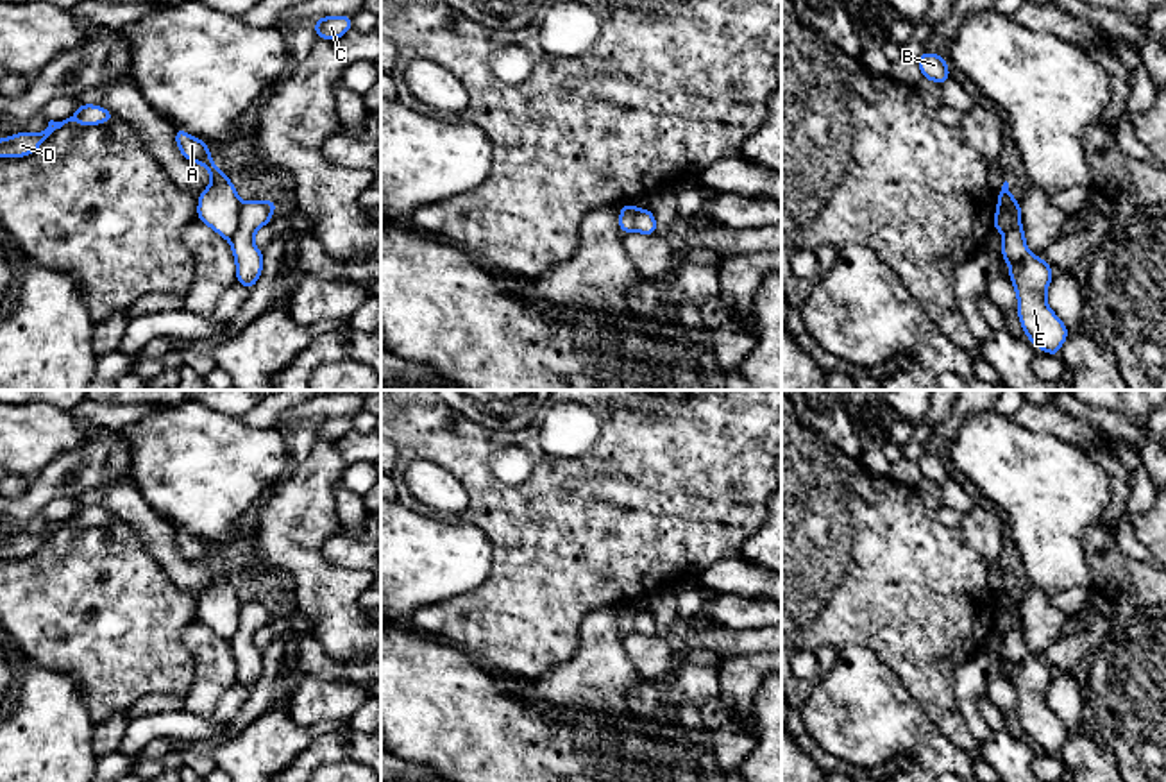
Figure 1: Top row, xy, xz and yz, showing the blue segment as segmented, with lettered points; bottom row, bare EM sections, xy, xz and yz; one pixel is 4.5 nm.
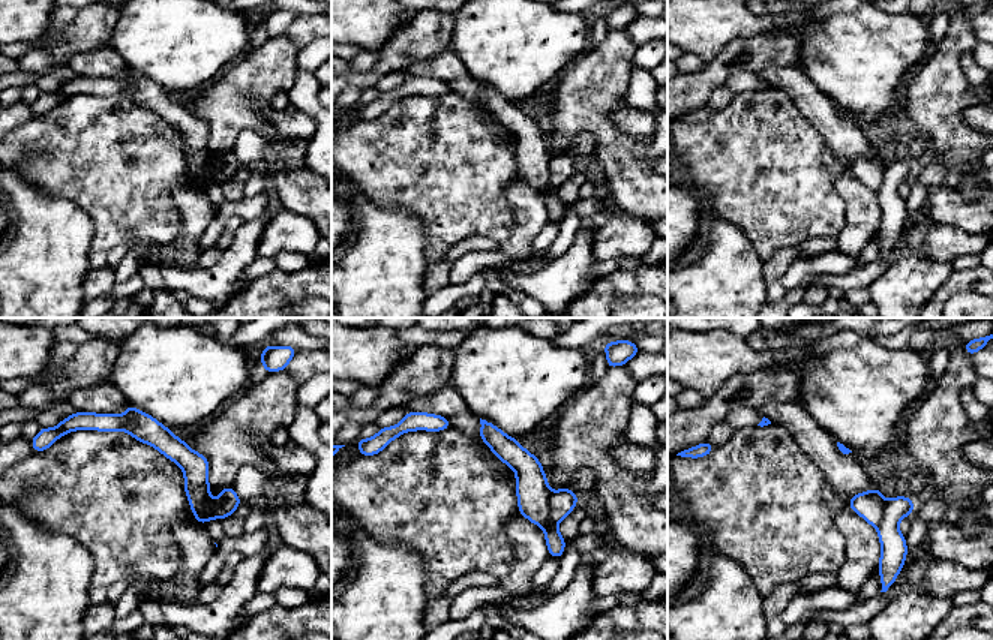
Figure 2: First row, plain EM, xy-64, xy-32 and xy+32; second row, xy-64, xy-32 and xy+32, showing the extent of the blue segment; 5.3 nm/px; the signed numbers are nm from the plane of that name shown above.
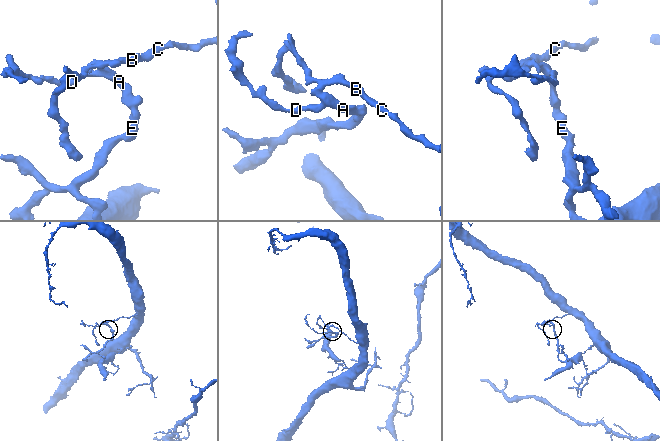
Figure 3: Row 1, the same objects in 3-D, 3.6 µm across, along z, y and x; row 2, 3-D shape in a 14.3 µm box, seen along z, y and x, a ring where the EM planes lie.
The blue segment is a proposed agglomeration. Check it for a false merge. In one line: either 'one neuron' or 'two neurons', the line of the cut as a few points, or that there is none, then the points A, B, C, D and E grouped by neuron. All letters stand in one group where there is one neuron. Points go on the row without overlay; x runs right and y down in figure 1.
two neurons; cut xy (242, 603), (238, 630), (229, 639); groups A B C D / E

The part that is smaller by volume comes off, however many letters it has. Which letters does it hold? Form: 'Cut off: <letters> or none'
Cut off: E

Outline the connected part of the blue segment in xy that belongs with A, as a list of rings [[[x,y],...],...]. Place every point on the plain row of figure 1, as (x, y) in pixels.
[[[175,528],[175,544],[181,555],[202,565],[211,574],[211,585],[199,596],[197,617],[222,639],[231,641],[238,632],[241,603],[236,585],[211,560],[207,544]]]

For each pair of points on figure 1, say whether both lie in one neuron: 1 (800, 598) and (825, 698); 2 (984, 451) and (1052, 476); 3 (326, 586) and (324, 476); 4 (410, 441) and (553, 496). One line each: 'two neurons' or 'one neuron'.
1: two neurons
2: one neuron
3: one neuron
4: one neuron

